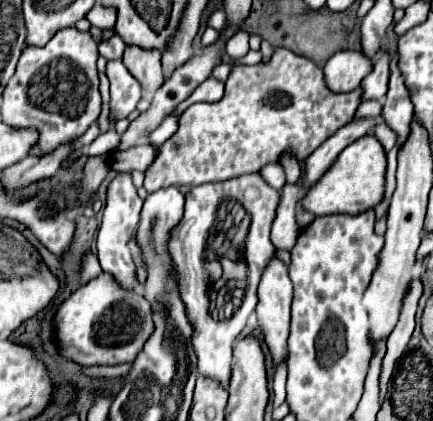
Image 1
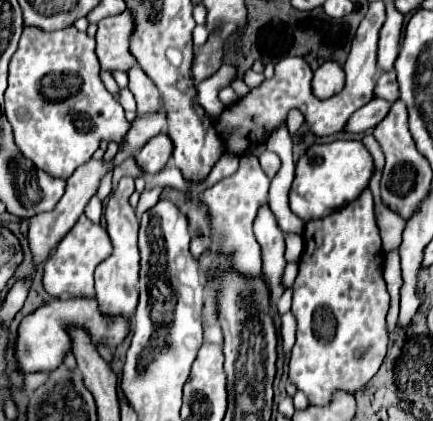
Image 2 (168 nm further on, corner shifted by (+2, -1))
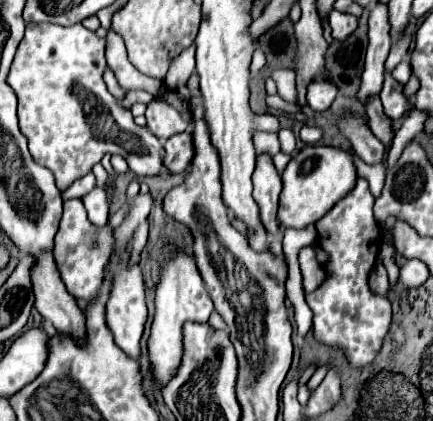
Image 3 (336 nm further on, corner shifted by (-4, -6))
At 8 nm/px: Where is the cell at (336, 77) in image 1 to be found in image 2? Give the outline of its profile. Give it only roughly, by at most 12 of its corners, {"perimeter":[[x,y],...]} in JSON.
{"perimeter":[[336,60],[324,62],[312,80],[318,98],[342,92],[344,68]]}

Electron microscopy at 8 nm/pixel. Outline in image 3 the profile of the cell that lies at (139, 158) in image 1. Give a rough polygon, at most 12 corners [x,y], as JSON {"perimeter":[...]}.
{"perimeter":[[192,131],[170,137],[164,165],[172,173],[190,167]]}

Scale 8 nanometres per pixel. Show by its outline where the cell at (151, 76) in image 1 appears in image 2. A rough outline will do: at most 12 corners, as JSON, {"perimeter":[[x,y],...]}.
{"perimeter":[[128,70],[128,88],[138,102],[138,112],[160,106],[154,82],[140,70]]}

